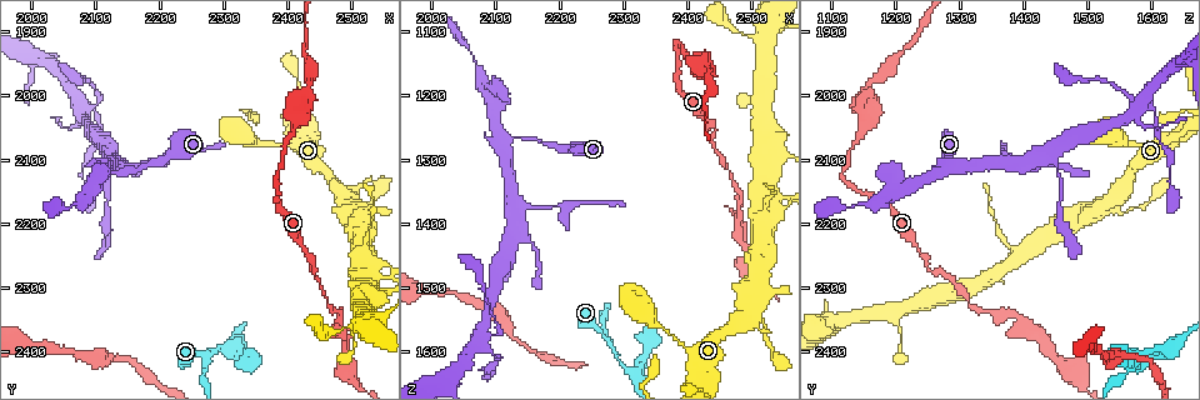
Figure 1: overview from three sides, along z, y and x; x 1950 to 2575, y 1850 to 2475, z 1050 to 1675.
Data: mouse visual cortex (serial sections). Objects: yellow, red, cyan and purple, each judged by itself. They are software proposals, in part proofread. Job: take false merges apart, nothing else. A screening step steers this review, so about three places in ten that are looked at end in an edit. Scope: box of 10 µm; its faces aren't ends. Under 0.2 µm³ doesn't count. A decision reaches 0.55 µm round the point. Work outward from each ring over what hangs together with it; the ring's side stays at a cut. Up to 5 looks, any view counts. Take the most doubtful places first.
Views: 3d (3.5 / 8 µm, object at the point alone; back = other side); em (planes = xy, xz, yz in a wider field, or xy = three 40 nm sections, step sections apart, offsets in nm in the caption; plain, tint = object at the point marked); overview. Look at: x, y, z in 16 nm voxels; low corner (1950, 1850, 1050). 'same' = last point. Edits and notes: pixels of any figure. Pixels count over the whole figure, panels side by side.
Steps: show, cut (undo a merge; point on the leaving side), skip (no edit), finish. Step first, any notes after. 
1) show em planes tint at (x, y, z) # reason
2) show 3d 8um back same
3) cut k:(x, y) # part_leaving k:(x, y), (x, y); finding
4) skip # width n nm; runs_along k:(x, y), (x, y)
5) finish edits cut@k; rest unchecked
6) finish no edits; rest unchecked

show 3d 3.5um at (2280, 2400, 1600) # a narrow waist

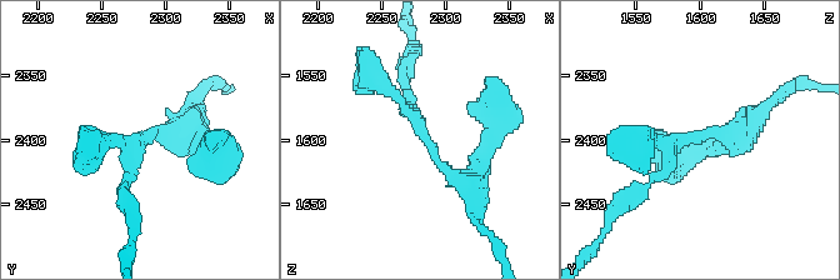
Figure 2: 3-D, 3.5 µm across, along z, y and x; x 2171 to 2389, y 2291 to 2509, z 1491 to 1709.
show em xy step 3 tint at (2280, 2400, 1598)

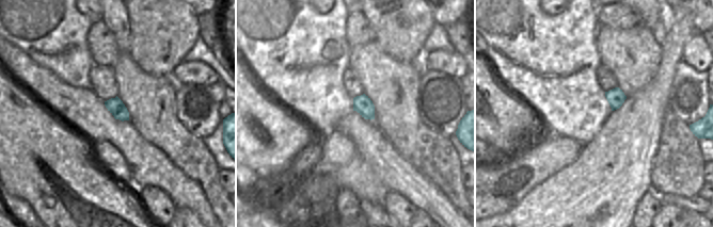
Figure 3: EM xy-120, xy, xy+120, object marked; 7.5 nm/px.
skip # all the same cell

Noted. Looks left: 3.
show em xy step 5 tint at (2120, 2120, 1270)

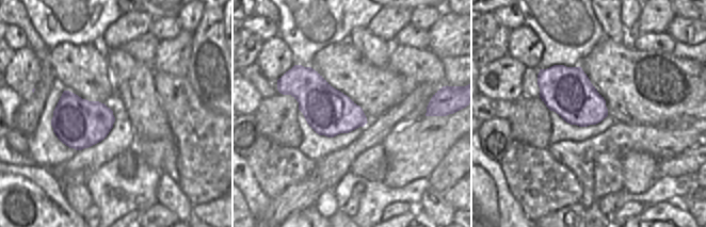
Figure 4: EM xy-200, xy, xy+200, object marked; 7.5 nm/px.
show 3d 3.5um same

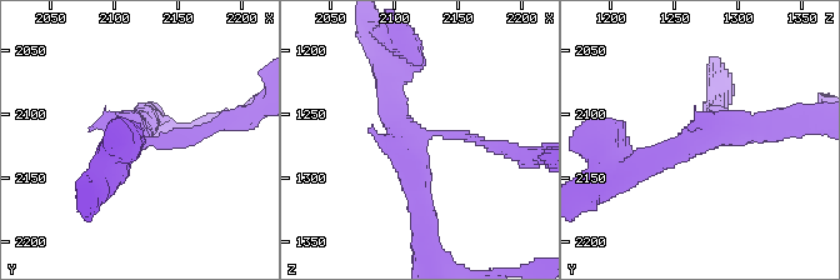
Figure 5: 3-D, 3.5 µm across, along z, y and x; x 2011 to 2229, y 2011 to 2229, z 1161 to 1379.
skip # runs_along 5:(495, 148), (461, 135), (415, 144), (423, 215); one cell here

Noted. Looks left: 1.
finish no edits; rest unchecked

